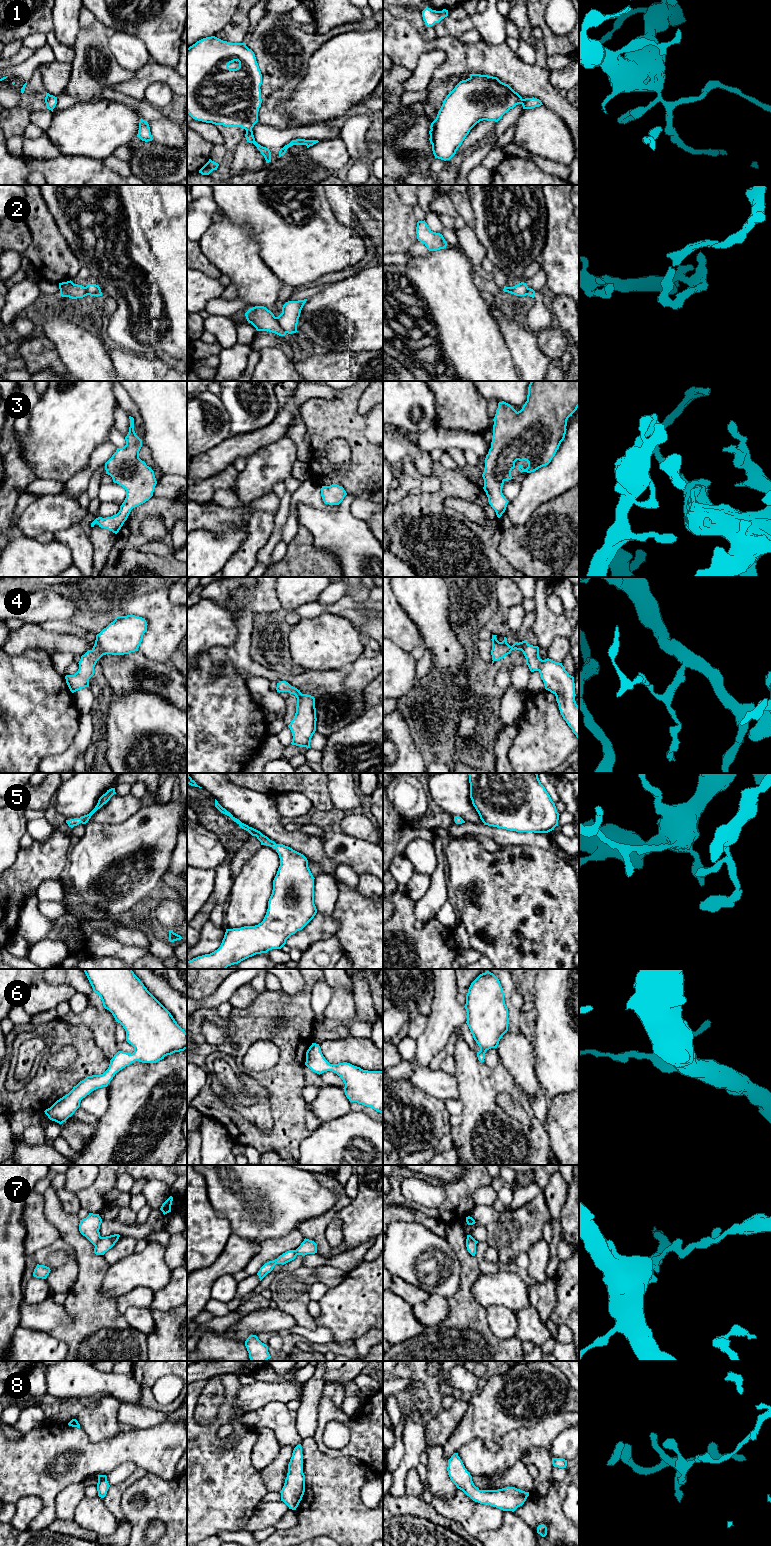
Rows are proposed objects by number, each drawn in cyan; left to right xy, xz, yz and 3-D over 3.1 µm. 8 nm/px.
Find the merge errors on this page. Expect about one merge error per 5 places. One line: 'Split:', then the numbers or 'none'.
Split: 2, 7

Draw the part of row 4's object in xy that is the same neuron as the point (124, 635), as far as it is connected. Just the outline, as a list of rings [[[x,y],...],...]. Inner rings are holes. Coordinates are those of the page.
[[[127,615],[115,620],[96,635],[93,648],[81,656],[79,669],[74,675],[66,675],[66,683],[72,693],[89,687],[97,661],[106,654],[124,655],[138,651],[143,635],[147,632],[145,618]]]

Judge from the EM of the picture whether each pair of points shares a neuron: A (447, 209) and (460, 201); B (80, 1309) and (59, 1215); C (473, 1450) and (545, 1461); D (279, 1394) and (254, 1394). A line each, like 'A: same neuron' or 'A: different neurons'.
A: different neurons
B: same neuron
C: different neurons
D: same neuron

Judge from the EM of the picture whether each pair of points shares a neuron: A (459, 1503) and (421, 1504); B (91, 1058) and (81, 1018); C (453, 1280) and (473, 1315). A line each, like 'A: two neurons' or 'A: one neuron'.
A: two neurons
B: two neurons
C: two neurons

